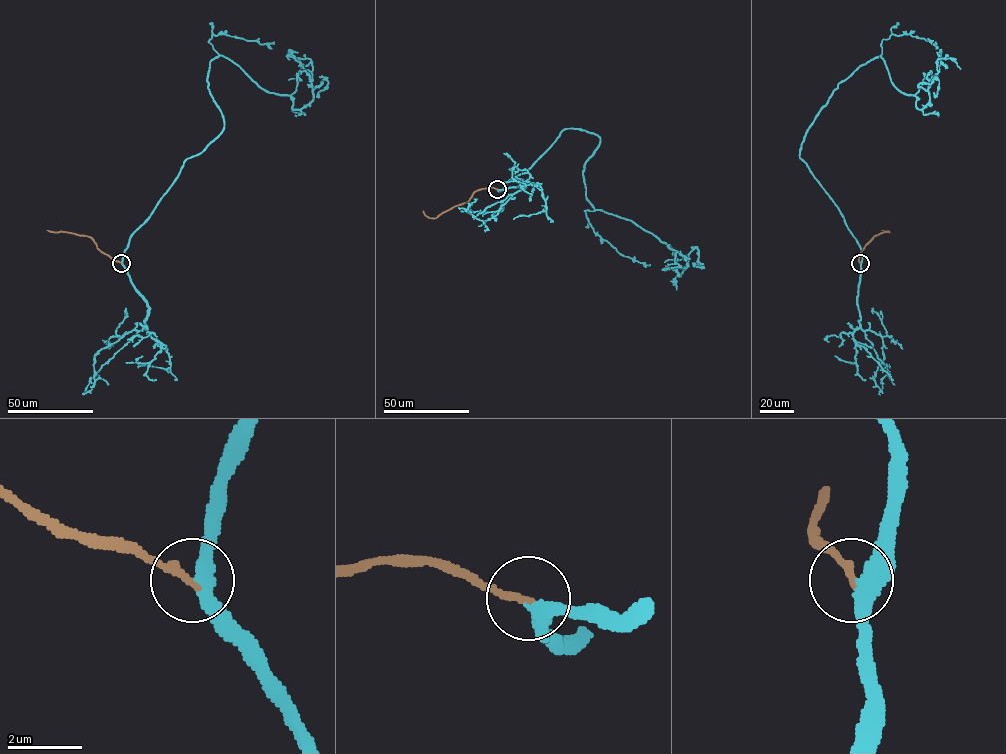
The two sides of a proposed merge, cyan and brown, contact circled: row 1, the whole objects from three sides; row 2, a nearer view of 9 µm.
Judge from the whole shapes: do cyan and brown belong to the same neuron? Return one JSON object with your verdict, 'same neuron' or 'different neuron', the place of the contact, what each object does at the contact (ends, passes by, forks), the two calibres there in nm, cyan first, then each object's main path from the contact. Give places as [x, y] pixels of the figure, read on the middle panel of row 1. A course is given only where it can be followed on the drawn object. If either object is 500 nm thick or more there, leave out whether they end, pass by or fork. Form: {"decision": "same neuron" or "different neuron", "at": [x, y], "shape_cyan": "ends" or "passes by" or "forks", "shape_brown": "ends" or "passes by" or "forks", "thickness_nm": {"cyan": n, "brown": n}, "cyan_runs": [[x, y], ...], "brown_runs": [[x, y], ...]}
{"decision": "same neuron", "at": [497, 189], "shape_cyan": "passes by", "shape_brown": "ends", "thickness_nm": {"cyan": 400, "brown": 200}, "cyan_runs": [[497, 189], [563, 130], [596, 134], [586, 197], [689, 257], [676, 289]], "brown_runs": [[497, 189], [476, 190], [466, 203], [434, 218], [428, 217], [423, 211]]}

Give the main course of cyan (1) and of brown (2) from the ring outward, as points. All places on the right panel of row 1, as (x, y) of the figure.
1: (860, 263), (860, 245), (799, 157), (805, 133), (838, 84), (880, 55), (920, 109), (937, 60), (960, 69)
2: (860, 263), (859, 256), (875, 235), (889, 232), (882, 230)

